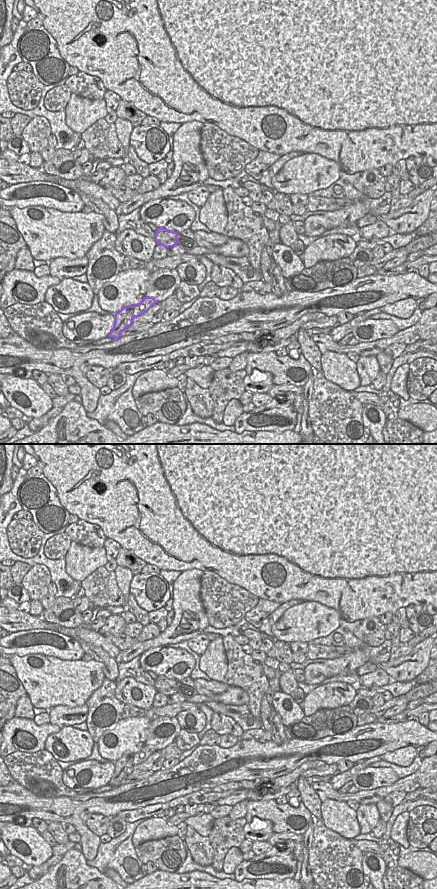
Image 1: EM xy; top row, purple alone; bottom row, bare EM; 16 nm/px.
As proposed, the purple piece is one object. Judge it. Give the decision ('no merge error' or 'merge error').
merge error

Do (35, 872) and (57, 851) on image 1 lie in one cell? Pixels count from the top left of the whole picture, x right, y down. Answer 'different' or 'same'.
same

